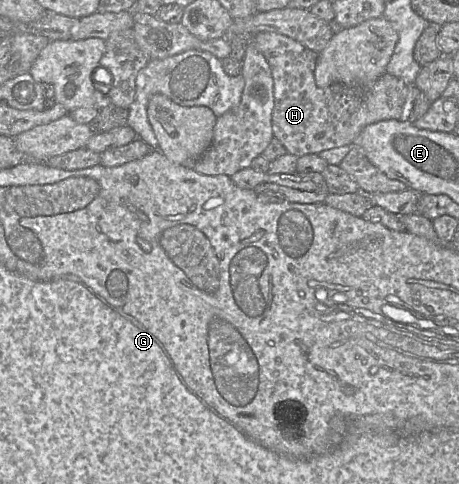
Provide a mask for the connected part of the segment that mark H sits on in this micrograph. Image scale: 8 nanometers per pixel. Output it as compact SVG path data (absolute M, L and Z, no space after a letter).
M263 31L252 36L271 69L274 86L272 131L287 152L297 157L351 145L362 128L383 120L400 120L409 86L384 73L363 85L333 83L318 87L314 71L318 53L285 35Z

